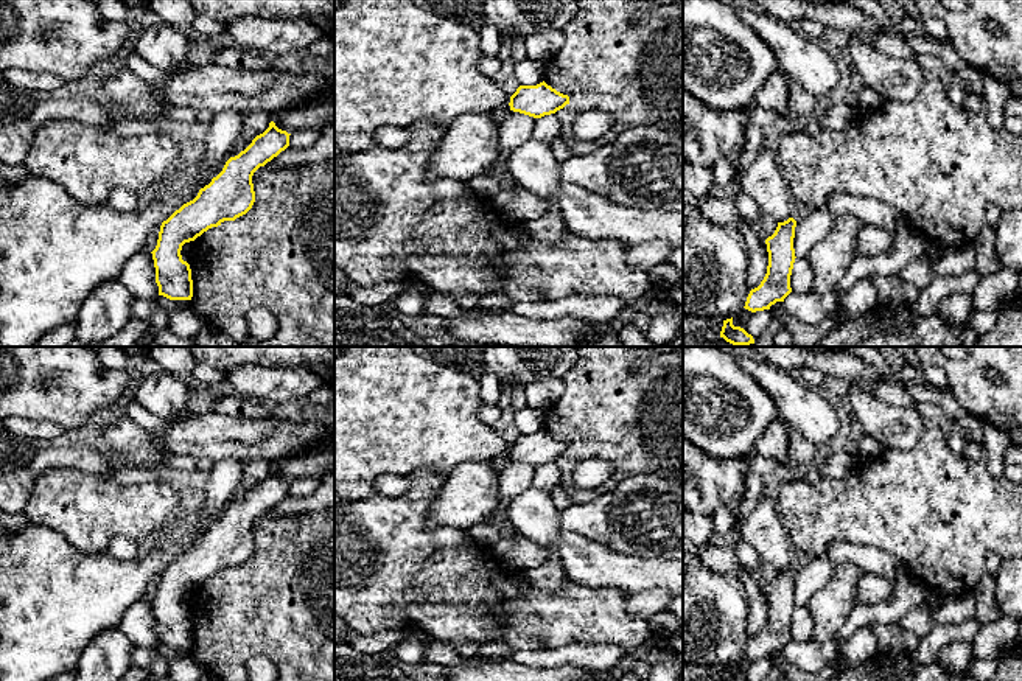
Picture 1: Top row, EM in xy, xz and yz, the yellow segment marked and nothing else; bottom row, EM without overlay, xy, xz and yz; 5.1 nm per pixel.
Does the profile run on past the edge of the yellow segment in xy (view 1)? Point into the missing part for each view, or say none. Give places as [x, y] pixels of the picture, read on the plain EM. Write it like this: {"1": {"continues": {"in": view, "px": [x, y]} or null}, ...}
{"1": {"continues": null}}

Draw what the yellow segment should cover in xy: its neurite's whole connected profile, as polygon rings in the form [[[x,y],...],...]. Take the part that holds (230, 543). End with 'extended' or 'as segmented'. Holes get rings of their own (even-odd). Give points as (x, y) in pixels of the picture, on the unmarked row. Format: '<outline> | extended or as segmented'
[[[271,470],[269,476],[244,499],[226,510],[222,519],[201,536],[193,549],[162,571],[157,594],[151,600],[159,644],[170,648],[191,648],[191,617],[182,608],[182,594],[224,569],[235,569],[252,557],[254,521],[289,494],[289,484]]] | as segmented

